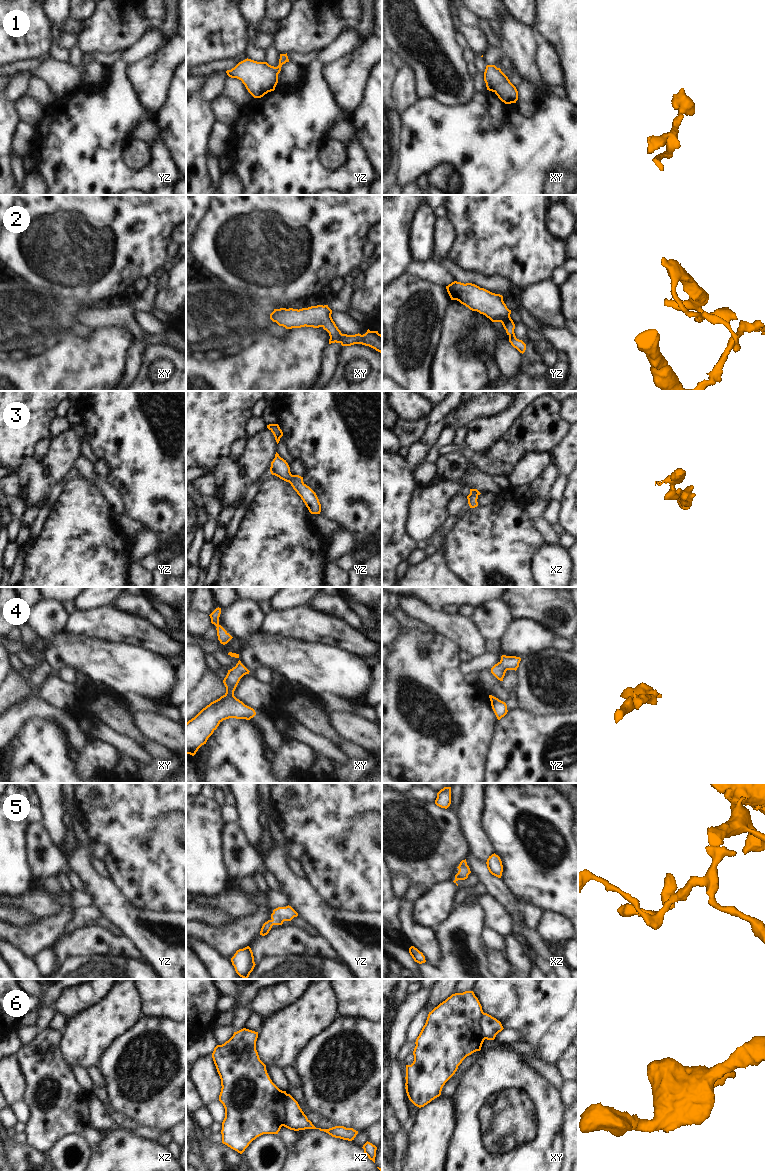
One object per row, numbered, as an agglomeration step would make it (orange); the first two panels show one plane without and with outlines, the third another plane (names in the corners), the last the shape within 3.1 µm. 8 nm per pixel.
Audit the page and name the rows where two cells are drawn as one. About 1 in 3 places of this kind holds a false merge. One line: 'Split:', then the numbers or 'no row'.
Split: 6

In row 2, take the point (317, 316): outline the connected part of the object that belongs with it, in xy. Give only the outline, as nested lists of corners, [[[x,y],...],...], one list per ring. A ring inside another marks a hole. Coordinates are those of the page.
[[[317,305],[302,309],[280,308],[274,309],[270,314],[270,319],[279,326],[286,329],[301,327],[322,327],[329,333],[331,343],[340,343],[342,346],[351,346],[354,344],[362,344],[369,346],[376,351],[382,353],[382,335],[378,331],[370,331],[369,329],[363,335],[347,335],[342,334],[336,326],[332,317],[332,310],[328,305]]]

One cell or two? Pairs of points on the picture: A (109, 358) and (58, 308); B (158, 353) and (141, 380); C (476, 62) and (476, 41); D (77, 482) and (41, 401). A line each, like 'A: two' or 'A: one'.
A: two
B: one
C: one
D: two

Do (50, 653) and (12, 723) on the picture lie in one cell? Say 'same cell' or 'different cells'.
different cells

